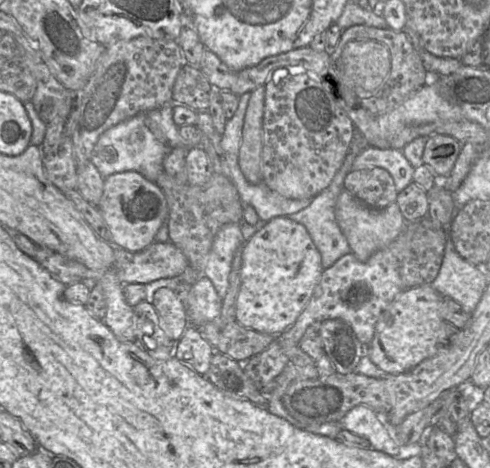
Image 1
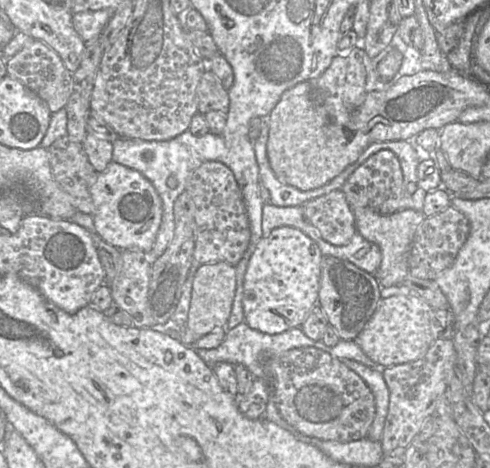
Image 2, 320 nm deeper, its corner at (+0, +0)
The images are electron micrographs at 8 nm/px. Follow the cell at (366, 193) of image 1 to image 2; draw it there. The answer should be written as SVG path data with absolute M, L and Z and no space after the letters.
M387 149L375 153L352 173L341 190L351 208L365 207L381 215L399 211L399 201L403 197L403 173L397 156Z

